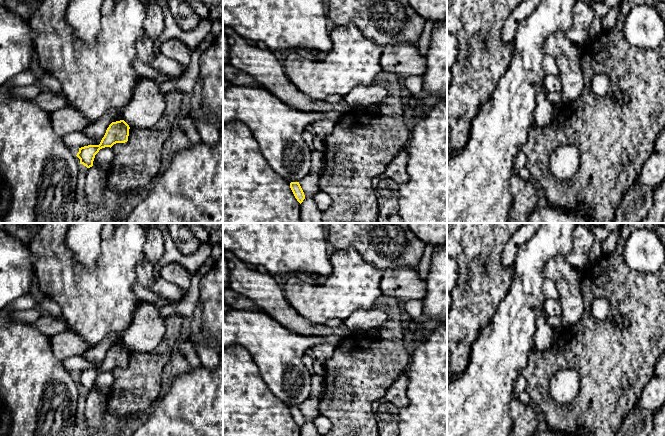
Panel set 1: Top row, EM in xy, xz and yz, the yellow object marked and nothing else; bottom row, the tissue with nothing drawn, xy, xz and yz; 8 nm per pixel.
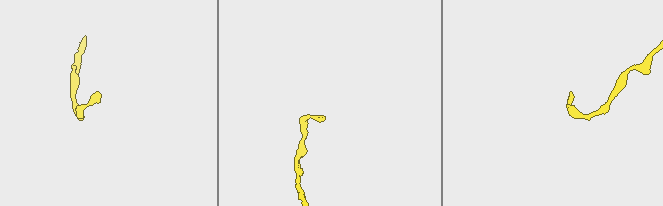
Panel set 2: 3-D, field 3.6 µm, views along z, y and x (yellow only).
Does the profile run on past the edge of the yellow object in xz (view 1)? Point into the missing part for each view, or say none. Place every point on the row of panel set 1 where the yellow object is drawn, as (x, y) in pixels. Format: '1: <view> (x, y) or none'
1: none

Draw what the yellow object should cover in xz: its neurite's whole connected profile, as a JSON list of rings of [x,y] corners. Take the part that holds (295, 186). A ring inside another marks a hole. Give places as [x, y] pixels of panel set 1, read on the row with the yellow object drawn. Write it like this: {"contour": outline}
{"contour": [[[291,182],[290,183],[290,188],[297,199],[297,201],[301,204],[303,200],[305,199],[304,192],[299,184],[299,182]]]}

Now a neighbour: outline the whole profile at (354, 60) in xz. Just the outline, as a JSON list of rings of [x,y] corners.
[[[353,24],[335,26],[330,32],[332,49],[316,60],[302,58],[290,52],[283,61],[284,72],[289,81],[304,95],[325,101],[329,95],[347,96],[357,86],[368,86],[381,72],[380,58],[383,47],[366,38]]]

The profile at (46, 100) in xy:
[[[51,91],[41,92],[32,101],[47,112],[54,112],[57,109],[70,106],[68,100],[62,94],[57,95]]]

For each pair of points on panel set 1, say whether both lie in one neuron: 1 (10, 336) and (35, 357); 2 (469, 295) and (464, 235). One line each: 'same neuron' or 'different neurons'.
1: same neuron
2: same neuron

